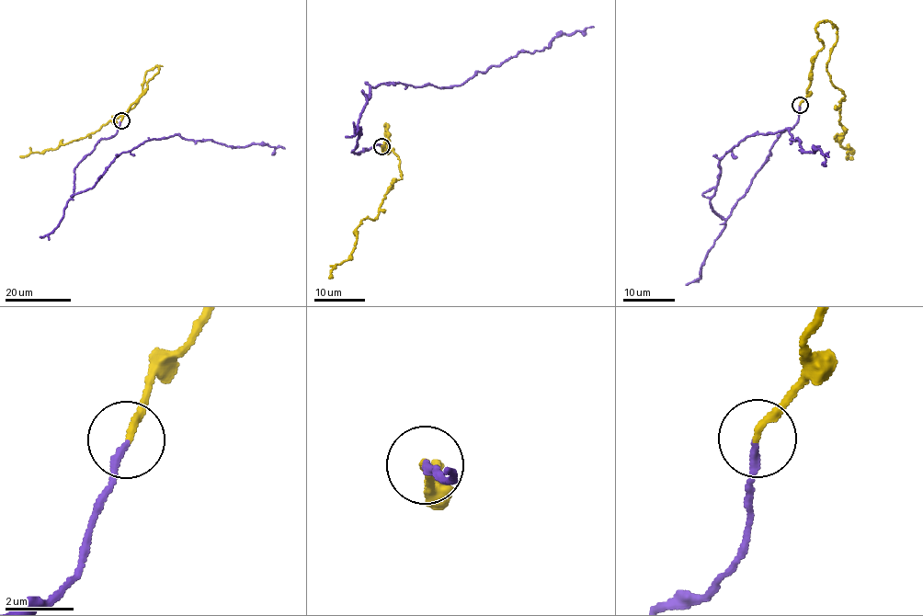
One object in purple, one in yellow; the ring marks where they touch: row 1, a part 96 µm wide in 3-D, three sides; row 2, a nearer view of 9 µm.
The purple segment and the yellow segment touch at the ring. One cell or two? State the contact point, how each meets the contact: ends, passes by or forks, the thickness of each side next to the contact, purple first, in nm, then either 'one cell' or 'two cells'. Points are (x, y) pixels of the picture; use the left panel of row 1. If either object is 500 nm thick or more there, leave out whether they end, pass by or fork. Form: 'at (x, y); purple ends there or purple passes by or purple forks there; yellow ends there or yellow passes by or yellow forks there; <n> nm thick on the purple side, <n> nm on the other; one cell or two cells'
at (121, 120); purple ends there; yellow ends there; 190 nm thick on the purple side, 190 nm on the other; one cell

